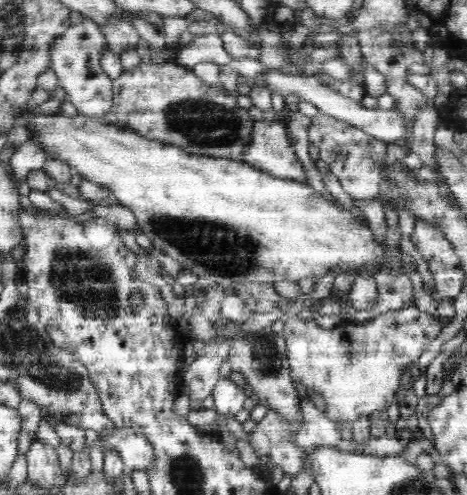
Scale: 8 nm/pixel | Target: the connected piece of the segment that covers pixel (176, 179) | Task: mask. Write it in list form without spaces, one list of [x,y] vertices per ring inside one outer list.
[[[24,105],[24,108],[19,110],[14,120],[18,120],[20,116],[26,118],[29,124],[29,136],[32,137],[35,135],[46,156],[60,158],[66,166],[69,166],[72,170],[76,170],[75,173],[82,180],[91,180],[92,182],[101,184],[101,186],[105,186],[105,188],[109,188],[111,194],[117,198],[117,204],[129,208],[134,213],[139,226],[139,232],[148,237],[148,241],[151,241],[154,248],[166,254],[166,256],[178,260],[187,271],[197,274],[200,278],[209,278],[210,282],[214,282],[215,285],[222,284],[228,278],[230,280],[254,281],[262,284],[273,284],[279,280],[320,279],[324,274],[328,274],[332,268],[338,268],[340,272],[348,272],[348,270],[358,272],[362,266],[364,268],[378,266],[382,262],[382,258],[384,258],[384,246],[382,244],[380,246],[374,244],[374,238],[372,238],[372,232],[368,230],[368,226],[364,228],[362,224],[358,224],[352,218],[350,212],[346,212],[344,208],[336,208],[334,204],[330,204],[328,200],[324,200],[318,192],[312,190],[311,186],[306,186],[306,182],[272,176],[270,173],[262,172],[261,169],[254,168],[253,165],[246,164],[241,160],[227,159],[226,157],[214,158],[212,156],[197,155],[193,152],[184,152],[176,145],[153,141],[140,136],[132,129],[122,128],[117,125],[107,125],[105,122],[98,120],[98,118],[82,114],[78,114],[72,118],[66,117],[63,114],[40,114],[30,105]]]

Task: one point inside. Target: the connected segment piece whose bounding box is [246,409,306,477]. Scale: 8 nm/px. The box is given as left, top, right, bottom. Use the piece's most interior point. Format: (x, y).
(270, 438)

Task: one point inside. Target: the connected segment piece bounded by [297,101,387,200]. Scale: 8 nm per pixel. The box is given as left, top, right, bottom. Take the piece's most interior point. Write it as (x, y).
(353, 156)

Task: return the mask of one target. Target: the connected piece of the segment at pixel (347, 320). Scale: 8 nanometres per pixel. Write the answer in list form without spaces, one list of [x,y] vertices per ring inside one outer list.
[[[344,296],[342,303],[340,312],[336,316],[340,318],[340,323],[330,330],[321,328],[324,324],[317,326],[313,320],[287,316],[282,331],[282,336],[286,340],[290,377],[294,384],[300,382],[308,389],[300,398],[309,400],[314,398],[312,394],[320,394],[325,406],[323,413],[328,420],[334,422],[338,430],[344,422],[353,424],[360,416],[370,417],[374,412],[387,412],[387,409],[392,406],[396,392],[402,386],[402,376],[407,373],[409,365],[419,362],[422,352],[428,344],[434,344],[444,324],[435,316],[421,312],[415,306],[400,308],[398,311],[376,316],[369,321],[354,322],[356,320],[354,314],[358,312],[349,306],[347,297]]]

